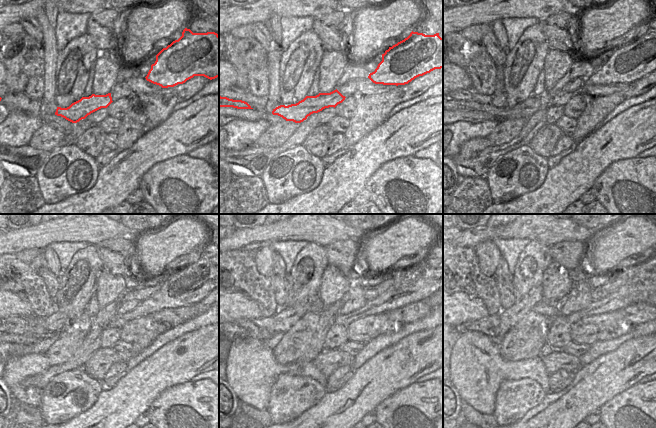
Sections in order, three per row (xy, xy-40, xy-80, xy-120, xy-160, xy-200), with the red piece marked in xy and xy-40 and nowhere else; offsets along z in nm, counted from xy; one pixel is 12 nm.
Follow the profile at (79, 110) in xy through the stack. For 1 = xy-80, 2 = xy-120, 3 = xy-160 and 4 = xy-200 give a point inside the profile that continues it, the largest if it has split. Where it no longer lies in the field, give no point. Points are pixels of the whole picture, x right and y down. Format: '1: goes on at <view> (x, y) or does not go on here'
1: goes on at xy-80 (524, 110)
2: goes on at xy-120 (187, 285)
3: goes on at xy-160 (418, 282)
4: goes on at xy-200 (636, 289)

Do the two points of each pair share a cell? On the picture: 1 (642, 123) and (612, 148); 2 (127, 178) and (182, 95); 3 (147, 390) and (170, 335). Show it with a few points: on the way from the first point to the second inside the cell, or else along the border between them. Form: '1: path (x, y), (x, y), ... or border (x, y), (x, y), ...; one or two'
1: path (635, 130), (619, 141); one
2: border (172, 110), (165, 120), (145, 133); two
3: border (188, 331), (167, 342), (148, 356); two

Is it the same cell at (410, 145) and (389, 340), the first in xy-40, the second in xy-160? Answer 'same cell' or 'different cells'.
different cells

